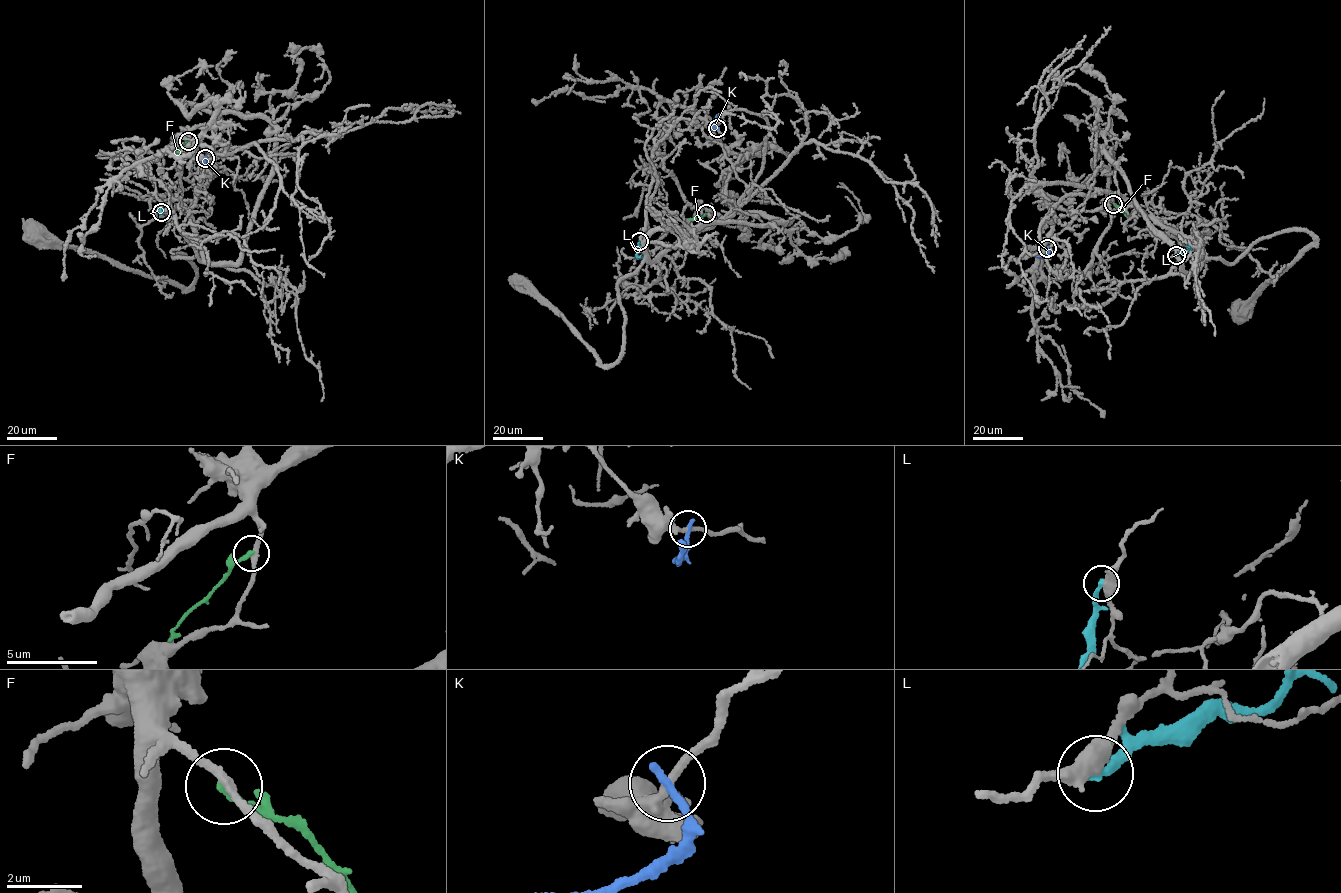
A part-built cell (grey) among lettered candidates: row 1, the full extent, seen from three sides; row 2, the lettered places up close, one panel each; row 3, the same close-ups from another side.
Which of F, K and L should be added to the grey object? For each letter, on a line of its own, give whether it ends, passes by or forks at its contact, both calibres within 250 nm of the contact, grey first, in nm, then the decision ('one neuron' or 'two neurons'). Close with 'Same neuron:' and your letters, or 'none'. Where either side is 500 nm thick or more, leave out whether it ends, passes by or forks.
F: it ends; calibres 240 and 240 nm; two neurons
K: it ends; calibres 240 and 260 nm; two neurons
L: it ends; calibres 400 and 260 nm; two neurons
Same neuron: none

